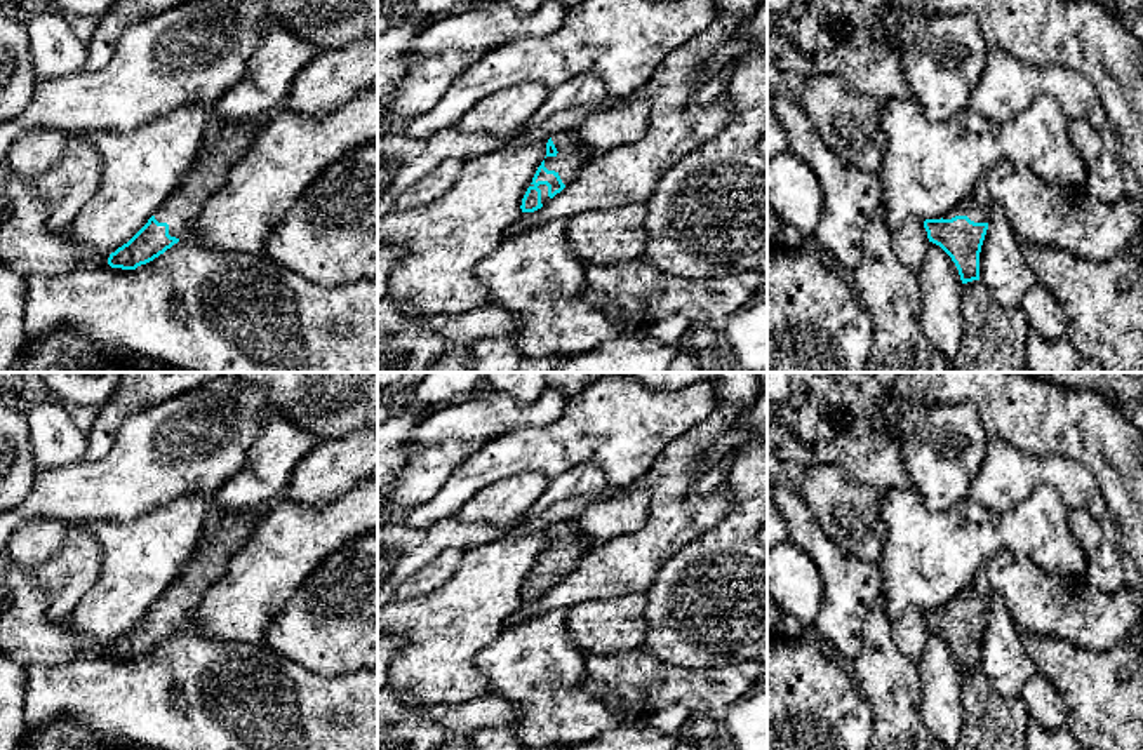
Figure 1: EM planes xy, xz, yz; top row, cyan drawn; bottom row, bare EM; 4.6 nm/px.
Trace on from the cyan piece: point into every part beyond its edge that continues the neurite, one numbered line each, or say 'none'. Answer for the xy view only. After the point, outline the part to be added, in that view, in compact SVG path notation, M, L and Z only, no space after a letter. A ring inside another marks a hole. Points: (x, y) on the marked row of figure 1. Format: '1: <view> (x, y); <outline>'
1: xy (223, 145); M270 117L242 124L209 122L198 157L153 214L158 223L169 224L170 237L183 240L191 235L193 219L207 198L223 186L230 169L249 151Z

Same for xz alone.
1: xz (573, 155); M560 132L551 136L557 148L555 157L545 158L545 167L555 171L564 184L574 181L579 171L593 160L593 153L578 139L576 132Z

